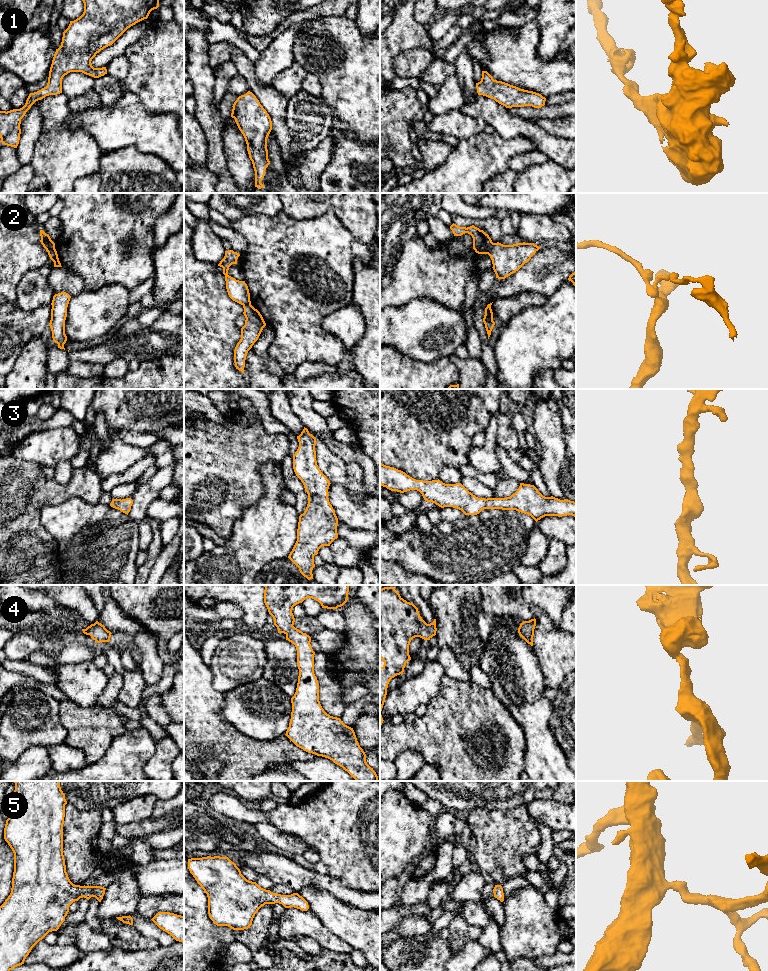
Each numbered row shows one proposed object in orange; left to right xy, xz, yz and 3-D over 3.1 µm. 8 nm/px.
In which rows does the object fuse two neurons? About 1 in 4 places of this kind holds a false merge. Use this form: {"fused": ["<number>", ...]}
{"fused": ["2"]}

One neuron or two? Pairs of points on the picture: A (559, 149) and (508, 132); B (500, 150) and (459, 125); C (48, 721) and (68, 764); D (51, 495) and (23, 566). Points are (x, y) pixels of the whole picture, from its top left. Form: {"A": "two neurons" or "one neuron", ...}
{"A": "one neuron", "B": "two neurons", "C": "two neurons", "D": "one neuron"}

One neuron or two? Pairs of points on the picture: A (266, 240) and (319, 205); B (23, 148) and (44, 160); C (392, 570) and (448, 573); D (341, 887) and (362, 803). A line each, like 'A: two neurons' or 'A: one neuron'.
A: two neurons
B: two neurons
C: two neurons
D: two neurons

